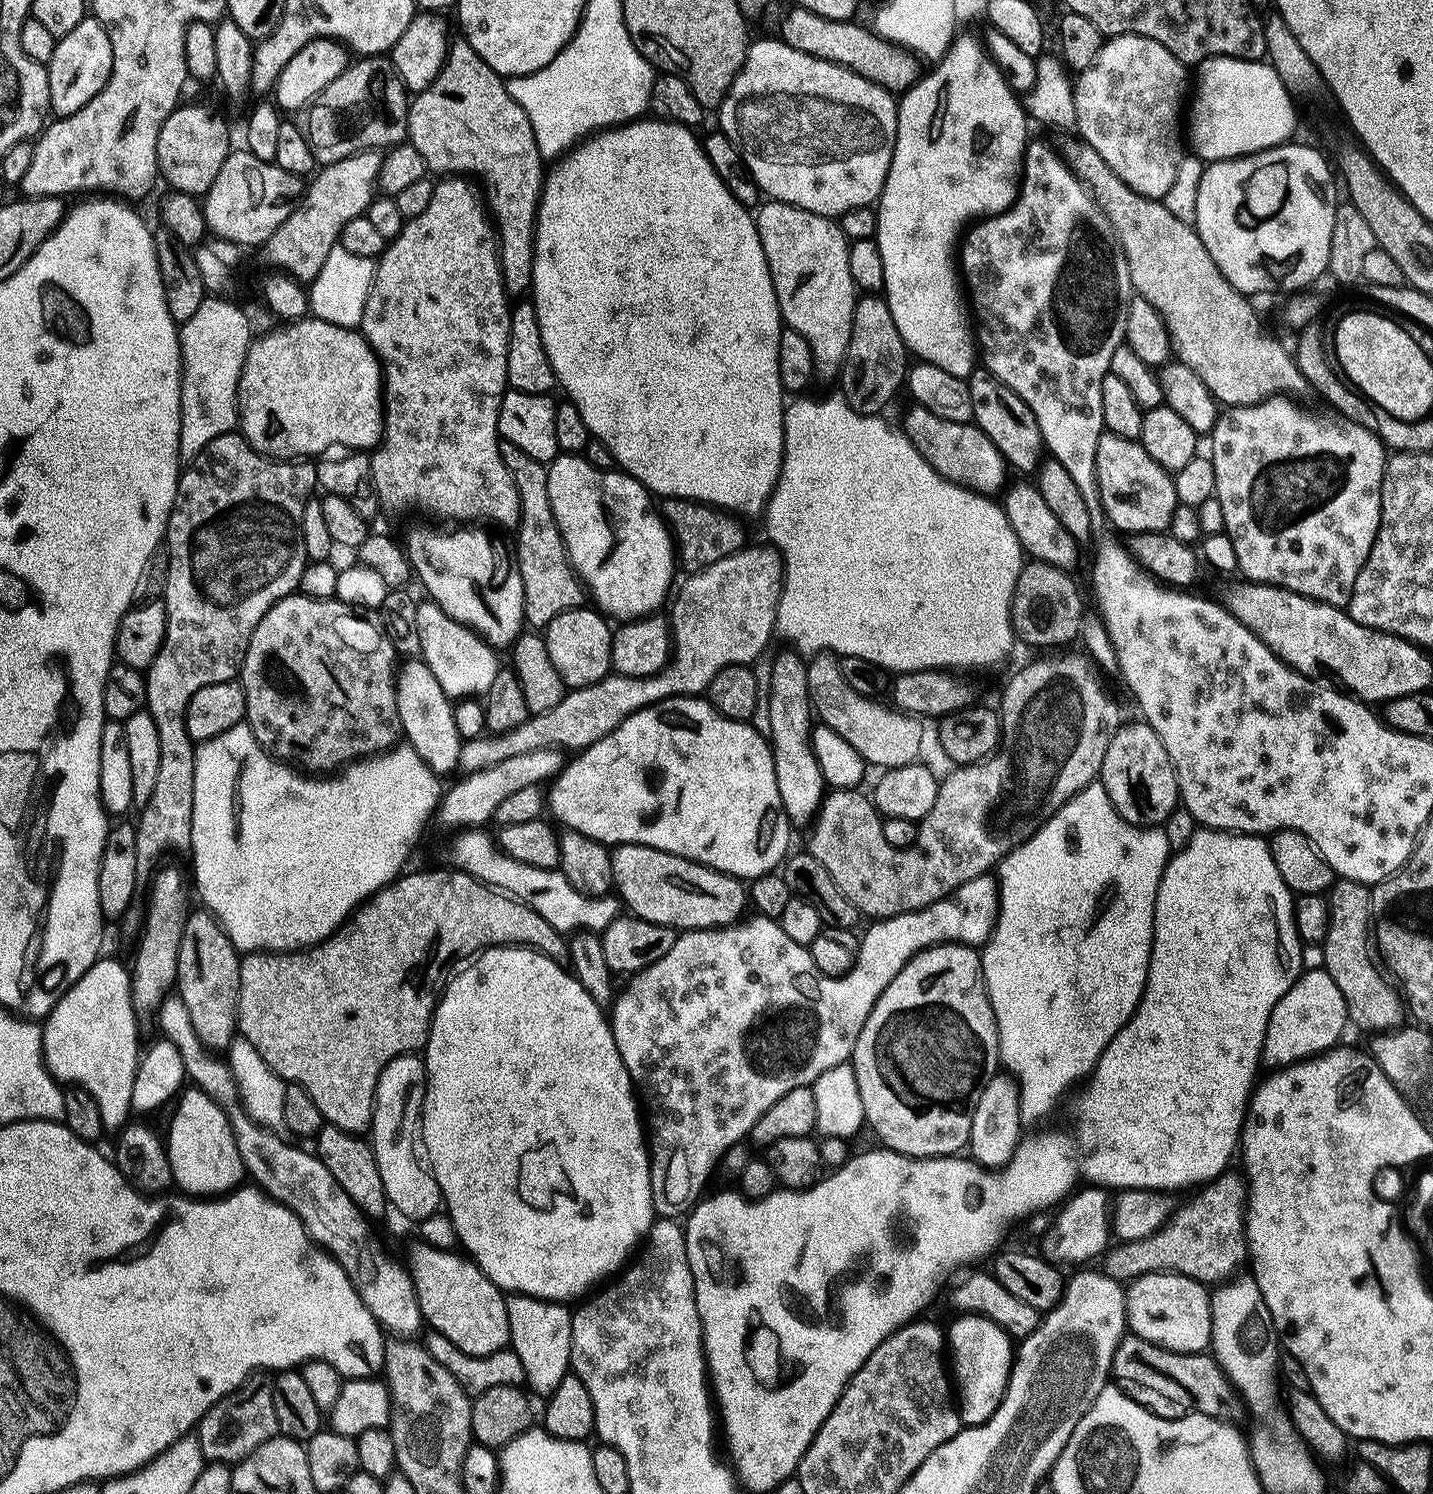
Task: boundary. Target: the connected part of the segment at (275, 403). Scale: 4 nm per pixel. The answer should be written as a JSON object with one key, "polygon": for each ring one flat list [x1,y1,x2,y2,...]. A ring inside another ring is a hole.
{"polygon":[[305,318,287,326,280,326,277,332,264,336,255,341,248,350,248,357,244,363,244,372,240,375,240,394,238,397,238,428,243,436,248,439,250,446,261,456,275,458,281,462,296,462,301,458,323,457,323,452,331,448,350,448,346,450,375,449,381,443,386,432,386,388,382,383,382,364,371,344,364,339,359,331,350,328,341,328,335,323]]}

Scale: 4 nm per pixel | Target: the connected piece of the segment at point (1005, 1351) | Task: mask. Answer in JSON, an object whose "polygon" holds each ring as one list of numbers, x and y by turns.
{"polygon":[[964,1314,946,1332,950,1349,950,1368,958,1389,958,1411,961,1425,976,1428,985,1424,1004,1401,1008,1378,1014,1363,1014,1340,994,1321,980,1315]]}

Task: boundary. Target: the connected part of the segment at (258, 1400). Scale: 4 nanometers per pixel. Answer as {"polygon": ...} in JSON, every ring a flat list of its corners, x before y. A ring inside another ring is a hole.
{"polygon":[[257,1374,248,1379,237,1392,216,1404,200,1420,198,1439,206,1461,235,1466,250,1458,254,1450,280,1436,278,1410,274,1410,274,1384]]}

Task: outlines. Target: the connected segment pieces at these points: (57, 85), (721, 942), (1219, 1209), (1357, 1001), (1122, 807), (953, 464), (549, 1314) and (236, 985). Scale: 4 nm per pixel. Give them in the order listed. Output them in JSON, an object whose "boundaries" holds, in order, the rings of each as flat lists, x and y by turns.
{"boundaries":[[[89,18,70,34,59,37,53,50,53,58,46,64,52,91,51,111,73,116,87,107,94,98,104,94,104,88,112,79,114,70,114,46,111,36,101,20]],[[993,875,979,876,960,887,954,894,946,897,942,902,931,904,921,912,911,912,895,916,889,920,882,920,871,925,872,929,862,936,860,941,860,956,852,972,842,977,827,977,815,965,809,949,798,946,798,942,786,938,786,930,780,928,779,923,768,920,765,916,753,915,753,920,745,919,743,922,726,928,702,929,700,931,685,931,677,935,674,950,666,954,654,966,646,971,639,972,631,977,628,989,615,997,615,1007,610,1012,612,1033,618,1042,618,1050,624,1059,624,1065,632,1075,633,1085,642,1097,643,1107,646,1109,646,1128,650,1133,650,1159,652,1162,652,1204,656,1207,657,1217,666,1220,679,1221,687,1217,692,1209,700,1203,705,1195,704,1187,712,1176,712,1171,729,1155,764,1119,764,1115,773,1108,786,1094,799,1088,807,1088,818,1080,823,1080,835,1070,839,1064,847,1065,852,1059,852,1051,856,1049,858,1038,866,1026,876,1004,882,994,906,970,906,966,915,956,931,948,943,944,960,944,968,947,982,948,996,929,997,918,1000,912,999,881]],[[1229,1170,1224,1175,1218,1177,1217,1180,1213,1180,1211,1184,1201,1187,1195,1193,1197,1196,1189,1204,1181,1203,1177,1207,1176,1215,1173,1216,1172,1221,1162,1230,1158,1230,1158,1234,1133,1244,1117,1243,1107,1253,1106,1259,1103,1261,1105,1264,1102,1265,1102,1268,1106,1275,1112,1280,1121,1282,1139,1280,1141,1276,1150,1276,1154,1272,1167,1272,1185,1276,1205,1286,1219,1286,1231,1281,1239,1273,1236,1271,1243,1264,1245,1267,1250,1260,1248,1254,1248,1233,1246,1231,1248,1185,1245,1177,1239,1171,1236,1172,1235,1170]],[[1340,880,1331,889,1330,919,1328,922,1328,937,1322,945,1324,949,1323,971,1334,978,1338,990,1342,990,1342,998,1346,998,1348,1018,1364,1032,1383,1034,1399,1029,1405,1023,1406,1004,1401,993,1391,988,1384,981,1382,973,1376,969,1372,961,1370,944,1370,925,1373,923,1372,900,1373,893,1369,885,1359,884,1353,880]],[[1147,722,1139,723,1125,723,1117,730,1115,738,1110,742,1110,750,1106,750,1106,762,1100,771,1100,780,1116,813,1125,822,1135,824,1137,828,1160,828,1181,807,1180,780,1176,777,1176,767,1172,764,1170,754,1166,754,1166,746,1162,746,1162,738]],[[916,406,913,409,908,416,907,439,912,441,913,449,917,453,921,452,929,460,925,461,945,481,955,482,973,493,974,491,996,492,1007,482,1010,468,1005,461,1005,456,996,448,995,442,975,423,955,424,934,415,923,406]],[[533,1296,507,1297,510,1314,510,1330,512,1331,511,1351,522,1358,522,1366,526,1370,527,1387,533,1393,550,1398,562,1386,572,1366,572,1318,571,1307,553,1304,550,1300,539,1300]],[[206,910,193,911,187,920,176,985,177,993,190,1011,194,1030,203,1044,215,1052,229,1051,239,1031,241,966,243,959,224,928]]]}

